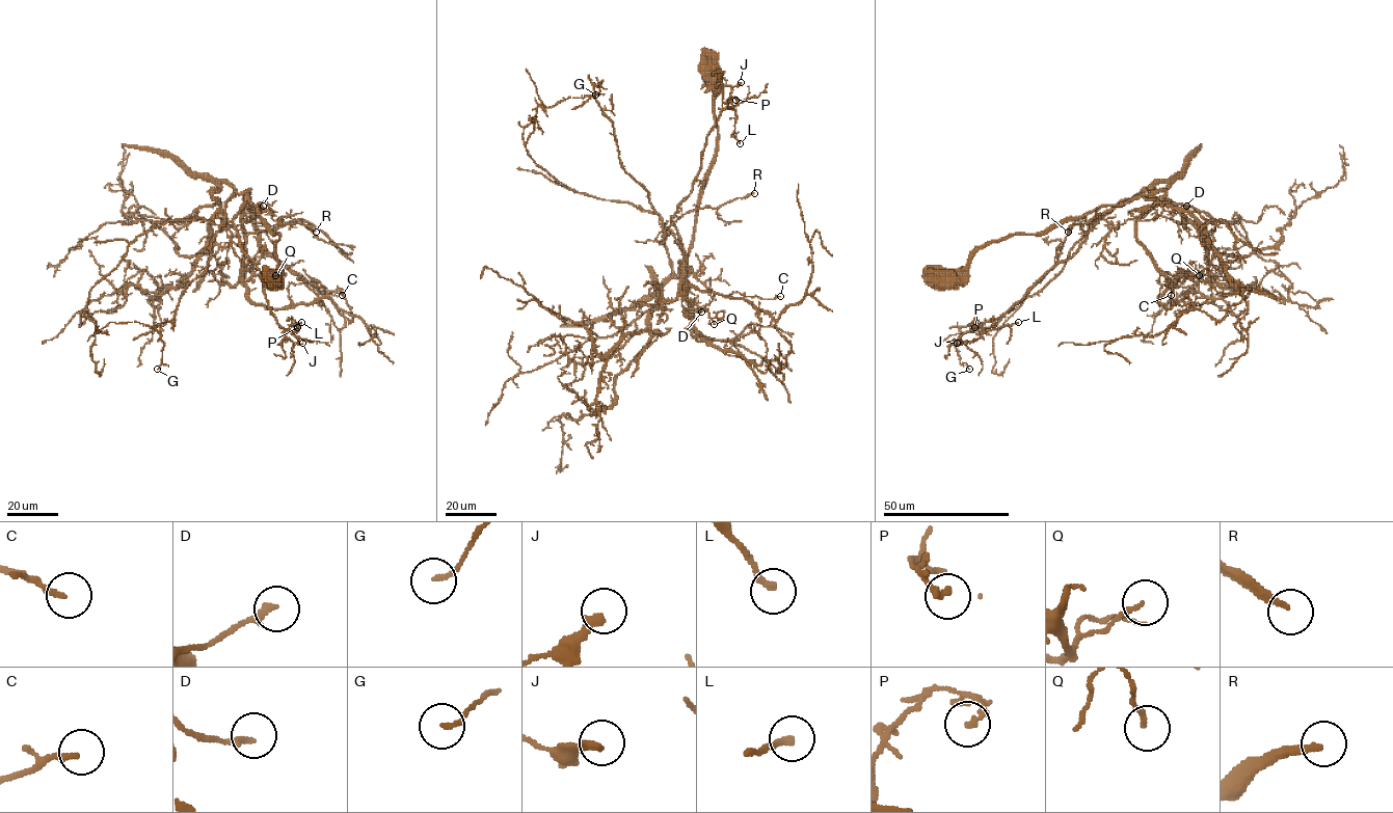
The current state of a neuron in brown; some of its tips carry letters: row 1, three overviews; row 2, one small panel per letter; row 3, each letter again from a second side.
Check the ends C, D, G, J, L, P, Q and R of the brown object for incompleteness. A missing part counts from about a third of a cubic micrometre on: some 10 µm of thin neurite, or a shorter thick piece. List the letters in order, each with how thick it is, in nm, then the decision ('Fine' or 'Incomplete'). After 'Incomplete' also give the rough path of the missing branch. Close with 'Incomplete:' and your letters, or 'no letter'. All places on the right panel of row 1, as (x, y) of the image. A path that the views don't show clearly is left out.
C: Thickness 170 nm. Fine
D: Thickness 220 nm. Incomplete
G: Thickness 140 nm. Fine
J: Thickness 280 nm. Fine
L: Thickness 220 nm. Fine
P: Thickness 240 nm. Fine
Q: Thickness 170 nm. Fine
R: Thickness 240 nm. Incomplete. Course of what is missing: (1068, 232), (1057, 255), (1046, 269), (1046, 276), (1037, 288)
Incomplete: D, R

